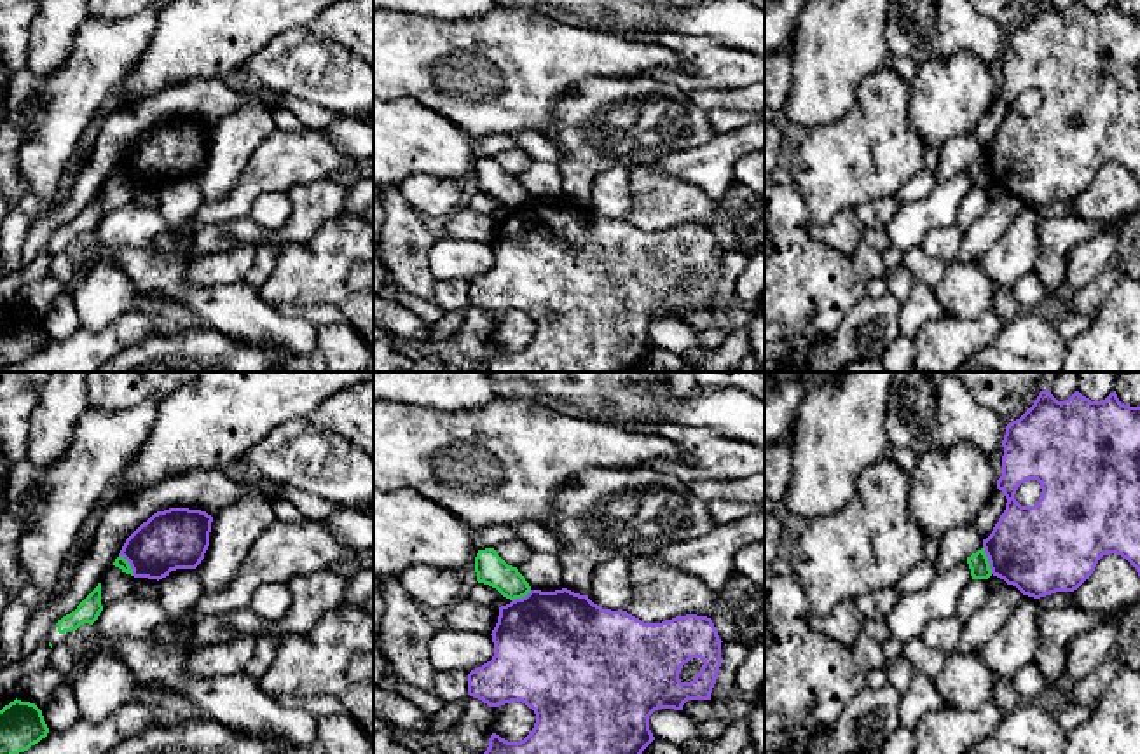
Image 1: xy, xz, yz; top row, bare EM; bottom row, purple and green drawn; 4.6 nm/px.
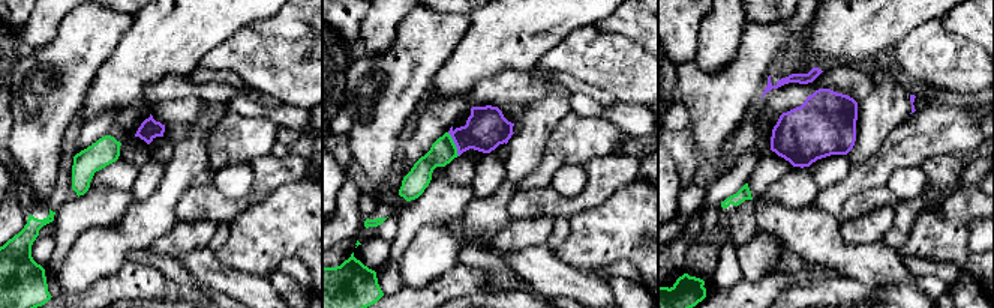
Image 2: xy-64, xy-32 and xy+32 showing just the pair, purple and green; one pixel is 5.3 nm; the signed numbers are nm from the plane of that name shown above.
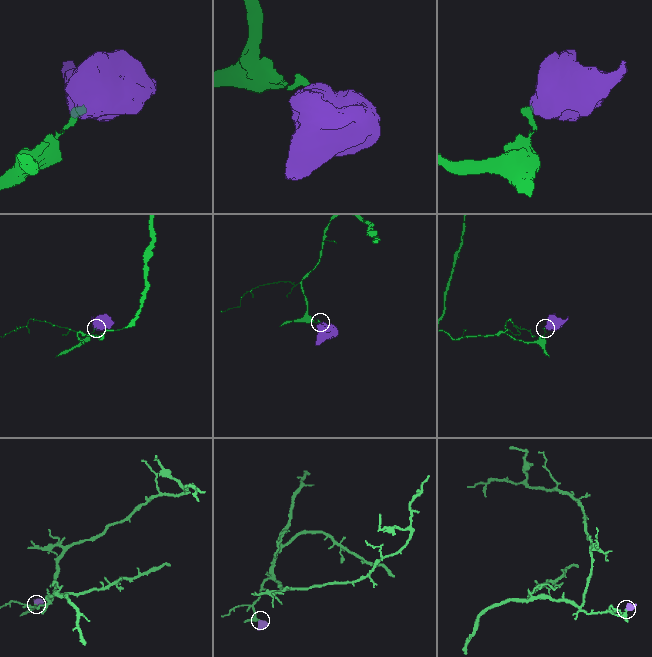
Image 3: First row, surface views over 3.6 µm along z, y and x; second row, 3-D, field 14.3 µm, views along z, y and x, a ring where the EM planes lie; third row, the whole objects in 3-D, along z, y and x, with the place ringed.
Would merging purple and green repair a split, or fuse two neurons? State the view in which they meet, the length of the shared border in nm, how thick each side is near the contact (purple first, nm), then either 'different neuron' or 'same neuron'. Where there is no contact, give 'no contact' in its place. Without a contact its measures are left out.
yz | 130 nm | 420/100 nm | different neuron

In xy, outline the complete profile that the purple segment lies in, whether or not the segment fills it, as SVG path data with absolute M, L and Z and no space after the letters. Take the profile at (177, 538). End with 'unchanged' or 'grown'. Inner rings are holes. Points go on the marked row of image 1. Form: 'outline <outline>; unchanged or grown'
outline M169 508L154 513L124 543L124 557L134 578L162 579L176 569L196 569L209 546L213 517L201 510Z; unchanged

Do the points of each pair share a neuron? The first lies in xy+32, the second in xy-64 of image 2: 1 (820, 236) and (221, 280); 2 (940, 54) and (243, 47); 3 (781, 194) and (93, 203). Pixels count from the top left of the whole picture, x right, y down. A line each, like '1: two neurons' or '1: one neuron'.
1: one neuron
2: one neuron
3: one neuron

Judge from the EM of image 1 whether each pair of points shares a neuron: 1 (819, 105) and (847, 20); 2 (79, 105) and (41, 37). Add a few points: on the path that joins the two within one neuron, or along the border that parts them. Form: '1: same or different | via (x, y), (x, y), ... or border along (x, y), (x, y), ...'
1: same | via (826, 84), (826, 72), (838, 41)
2: different | border along (77, 30), (60, 67), (48, 74), (27, 68)

